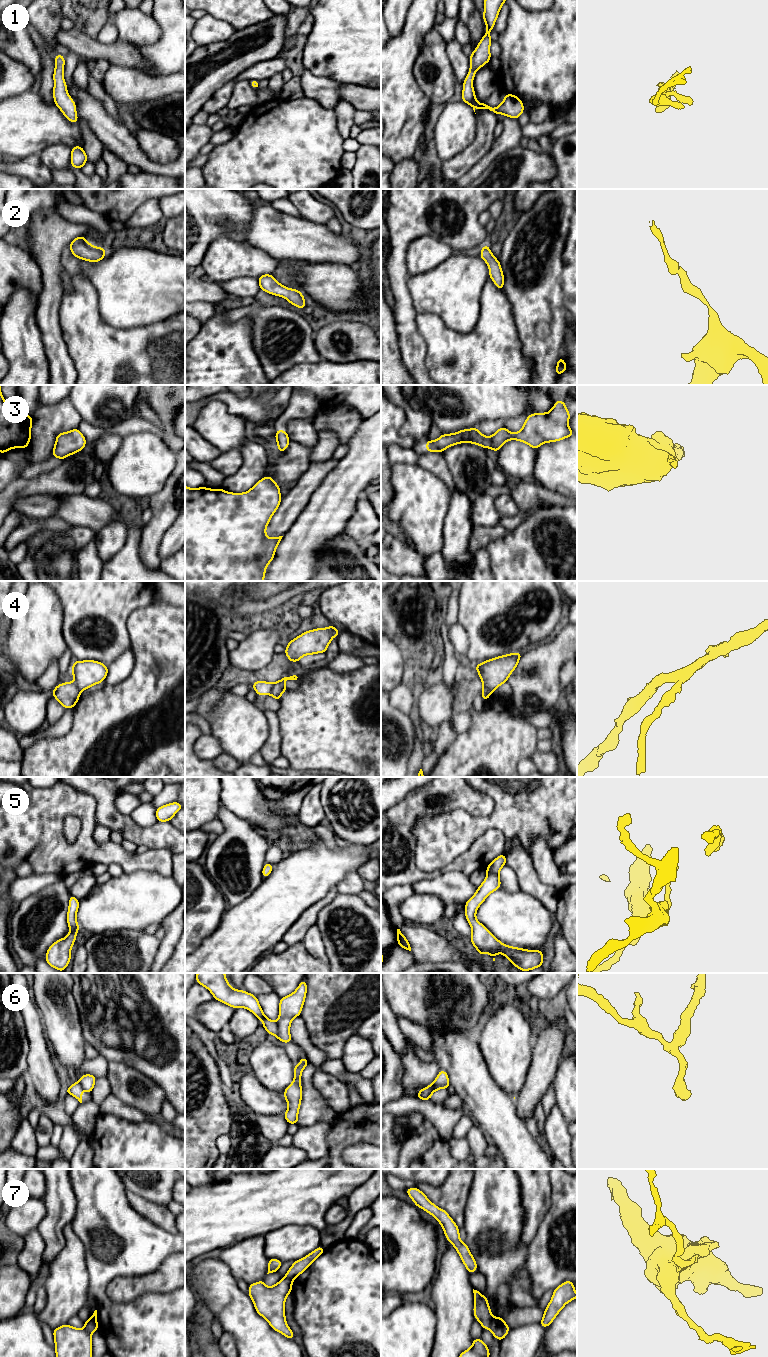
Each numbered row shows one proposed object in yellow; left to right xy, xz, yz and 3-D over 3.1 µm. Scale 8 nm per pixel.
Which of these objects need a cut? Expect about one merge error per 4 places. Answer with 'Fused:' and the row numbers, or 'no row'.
Fused: 4, 6, 7

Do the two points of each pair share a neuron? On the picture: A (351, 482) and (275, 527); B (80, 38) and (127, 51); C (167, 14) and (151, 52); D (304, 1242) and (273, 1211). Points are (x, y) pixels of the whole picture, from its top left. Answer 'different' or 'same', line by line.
A: different
B: same
C: same
D: different

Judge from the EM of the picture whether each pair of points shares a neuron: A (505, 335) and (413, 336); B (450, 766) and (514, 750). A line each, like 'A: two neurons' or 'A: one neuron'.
A: two neurons
B: one neuron

